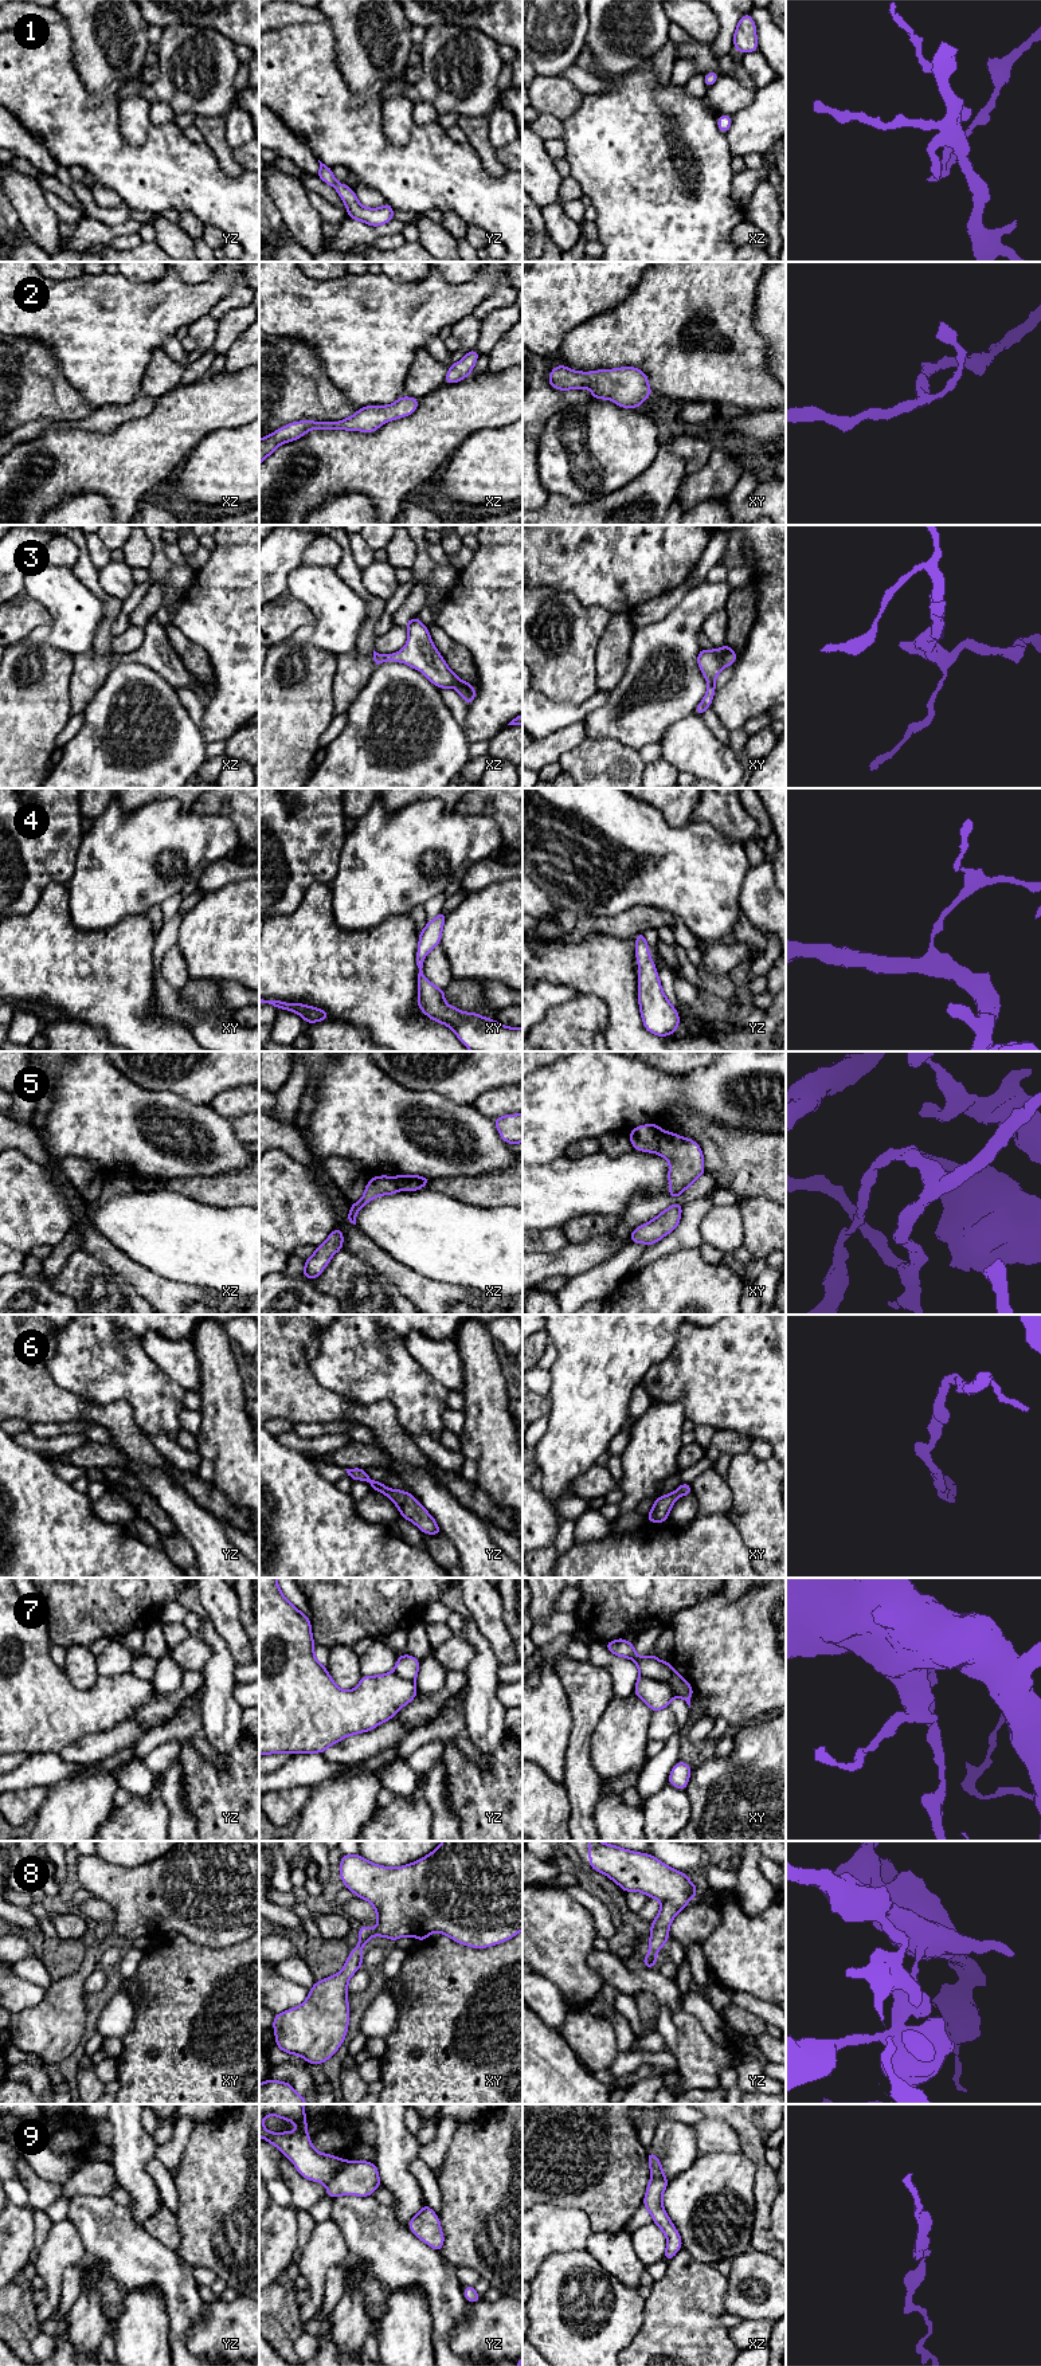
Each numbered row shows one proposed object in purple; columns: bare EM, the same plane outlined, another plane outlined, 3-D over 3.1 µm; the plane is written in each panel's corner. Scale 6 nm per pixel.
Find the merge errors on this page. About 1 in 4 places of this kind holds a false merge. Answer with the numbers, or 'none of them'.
5, 7, 9

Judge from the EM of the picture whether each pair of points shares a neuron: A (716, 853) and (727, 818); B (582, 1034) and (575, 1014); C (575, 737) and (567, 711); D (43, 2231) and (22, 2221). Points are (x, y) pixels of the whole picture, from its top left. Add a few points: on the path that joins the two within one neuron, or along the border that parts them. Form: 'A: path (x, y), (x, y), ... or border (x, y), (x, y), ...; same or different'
A: border (692, 821), (709, 823), (723, 834), (743, 843); different
B: path (578, 1029), (578, 1019); same
C: border (580, 720), (543, 737); different
D: border (34, 2210), (34, 2248), (28, 2257); different

